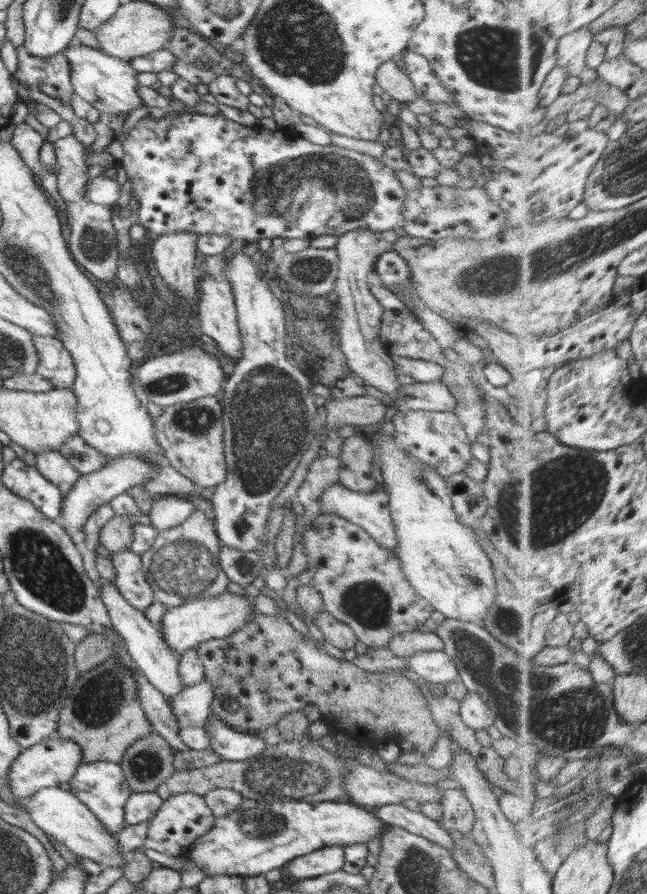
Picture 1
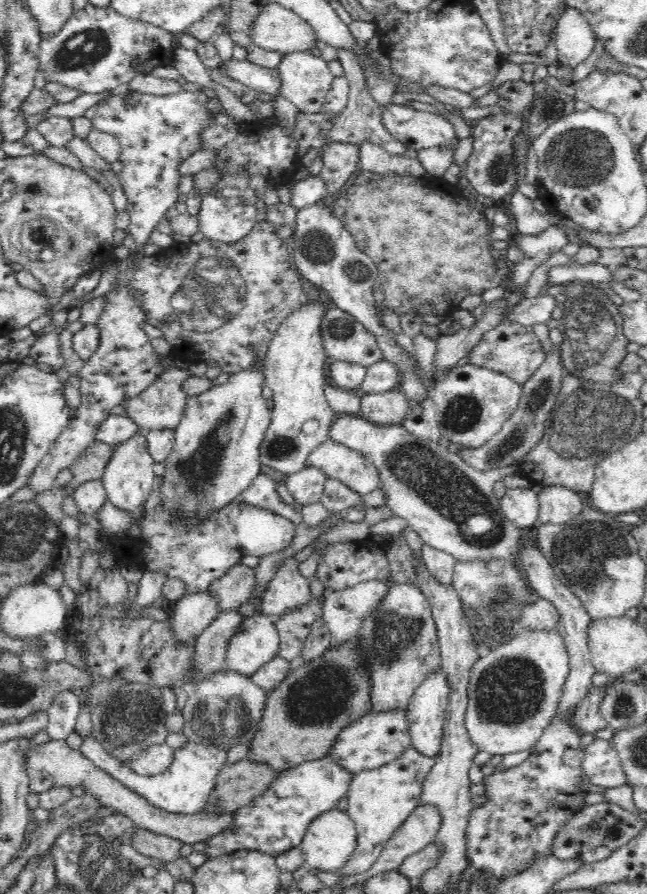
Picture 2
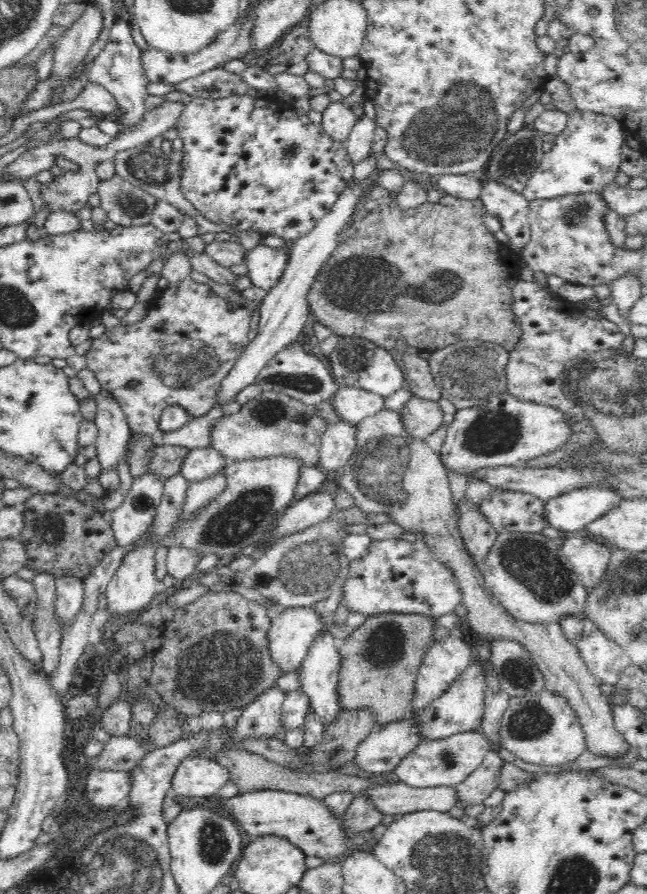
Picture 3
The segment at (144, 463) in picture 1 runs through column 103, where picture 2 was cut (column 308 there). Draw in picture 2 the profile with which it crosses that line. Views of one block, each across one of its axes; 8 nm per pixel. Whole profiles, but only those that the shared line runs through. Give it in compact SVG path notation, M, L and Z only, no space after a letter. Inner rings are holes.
M304 467L300 472L287 475L285 485L297 507L321 502L327 476L320 468Z

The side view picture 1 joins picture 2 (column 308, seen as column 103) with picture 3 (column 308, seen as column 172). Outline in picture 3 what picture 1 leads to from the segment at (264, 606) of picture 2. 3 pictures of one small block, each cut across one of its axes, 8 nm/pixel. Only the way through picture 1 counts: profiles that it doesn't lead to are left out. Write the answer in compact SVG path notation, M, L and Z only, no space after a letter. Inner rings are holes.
M324 630L316 636L314 644L308 650L307 658L302 664L301 670L301 692L304 692L309 698L311 708L326 728L337 720L341 714L340 696L337 692L339 686L339 671L341 668L341 655L339 647L335 645L334 637Z

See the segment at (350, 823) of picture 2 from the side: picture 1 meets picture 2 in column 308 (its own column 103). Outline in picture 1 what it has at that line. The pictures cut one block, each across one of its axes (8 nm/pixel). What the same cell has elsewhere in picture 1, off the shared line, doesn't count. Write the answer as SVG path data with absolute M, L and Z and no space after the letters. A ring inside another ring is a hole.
M59 787L42 788L26 799L21 800L26 812L38 828L41 828L48 837L54 837L62 845L66 846L78 857L90 858L101 866L125 866L125 857L119 853L118 841L115 835L109 833L107 828L94 816L93 812L80 800L77 800L73 793L61 790Z

